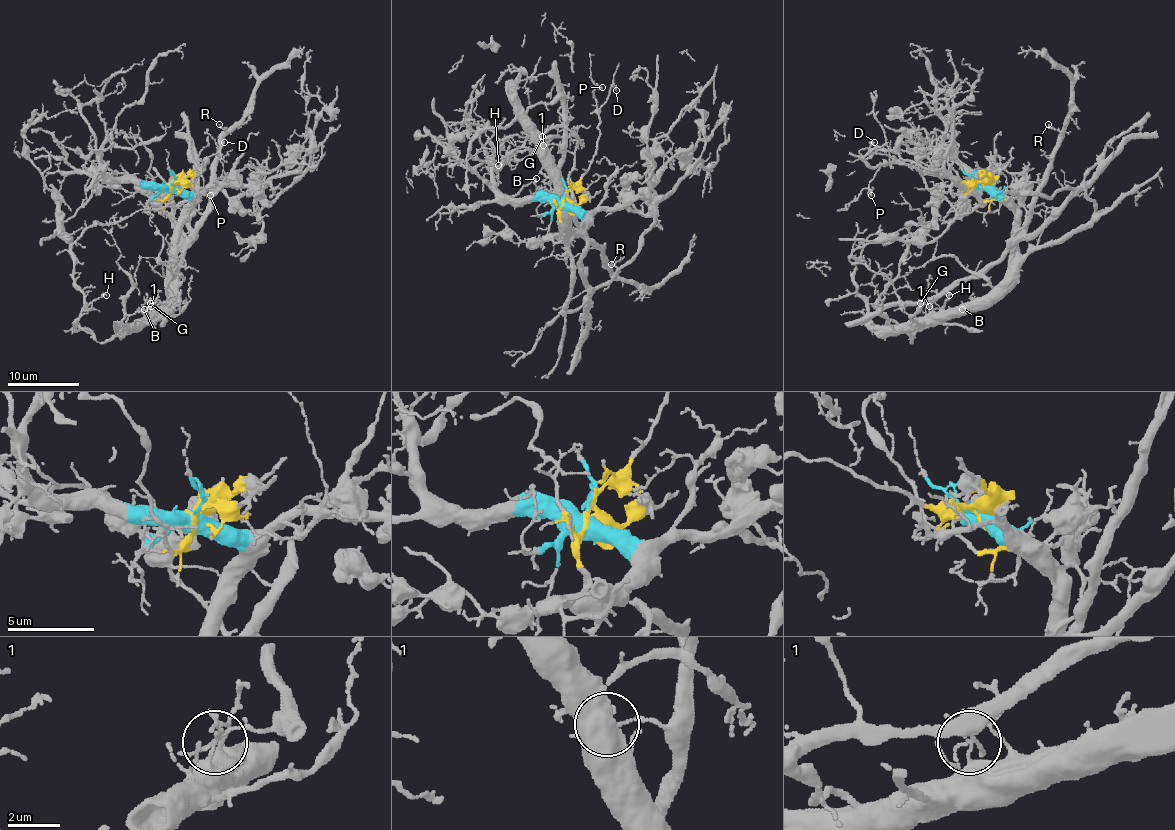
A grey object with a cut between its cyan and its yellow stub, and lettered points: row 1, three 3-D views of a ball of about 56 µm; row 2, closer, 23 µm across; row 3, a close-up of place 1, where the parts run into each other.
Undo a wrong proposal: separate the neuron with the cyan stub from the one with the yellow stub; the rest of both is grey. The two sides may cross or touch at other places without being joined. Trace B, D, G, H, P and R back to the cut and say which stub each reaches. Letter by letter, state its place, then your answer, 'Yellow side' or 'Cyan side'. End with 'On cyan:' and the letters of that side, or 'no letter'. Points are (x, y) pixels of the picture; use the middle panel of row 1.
B: Place: (536, 178). Cyan side
D: Place: (616, 90). Yellow side
G: Place: (542, 136). Cyan side
H: Place: (498, 165). Cyan side
P: Place: (602, 87). Yellow side
R: Place: (611, 264). Cyan side
On cyan: B, G, H, R

